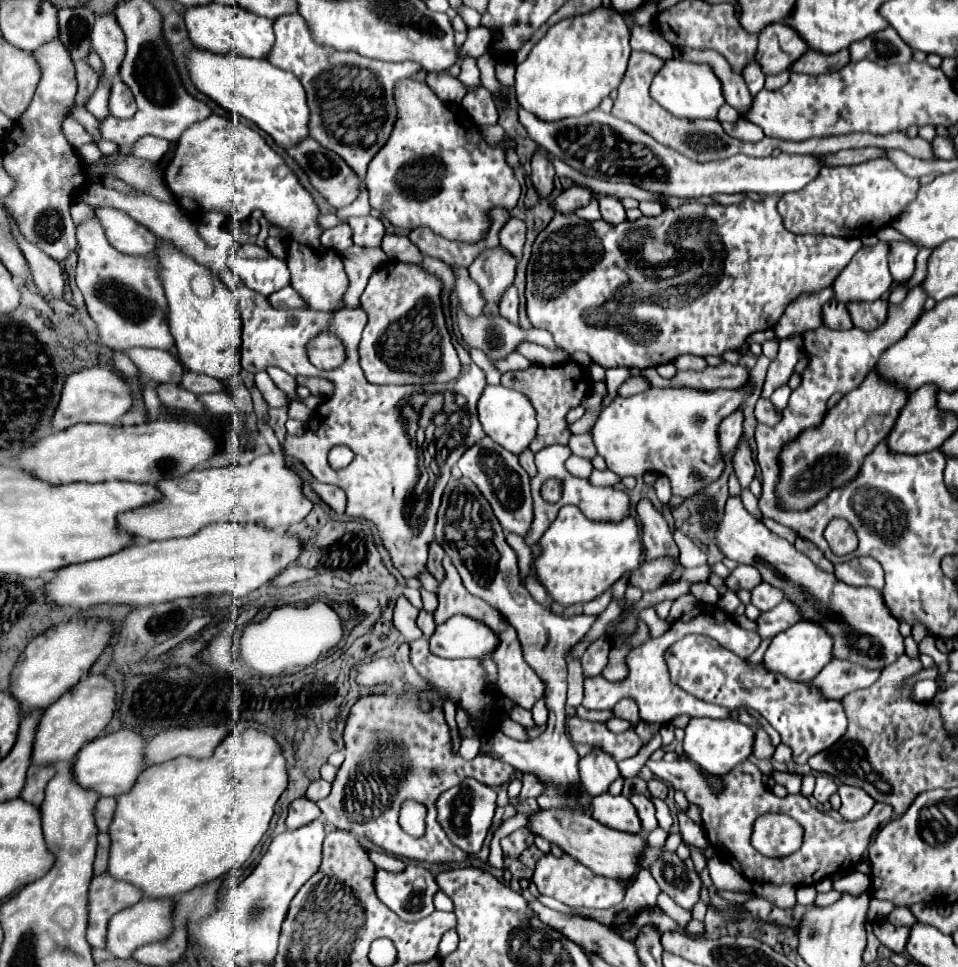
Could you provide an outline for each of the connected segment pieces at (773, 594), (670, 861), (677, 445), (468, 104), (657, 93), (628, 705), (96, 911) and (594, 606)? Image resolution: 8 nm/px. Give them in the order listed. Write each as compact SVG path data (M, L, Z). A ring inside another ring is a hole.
M760 582L754 590L752 590L752 604L760 610L772 610L776 604L782 602L782 592L778 588L772 588L768 582Z
M646 846L642 852L642 866L648 866L660 890L668 894L680 908L692 912L694 904L700 900L702 880L696 870L688 870L684 862L674 852L662 852L660 848Z
M752 380L736 390L700 392L692 388L648 388L628 398L616 394L590 434L608 470L620 478L640 478L644 472L666 474L672 484L672 494L688 498L688 484L692 492L698 492L722 474L724 460L718 452L716 428L722 418L742 408L750 394Z
M472 92L462 100L462 110L478 126L490 126L498 122L498 108L490 92Z
M666 60L664 68L654 76L650 86L652 98L664 106L670 114L688 120L718 120L718 110L724 106L724 94L718 76L712 72L708 64L694 64L684 60Z
M620 700L612 712L614 712L618 718L628 720L628 722L632 724L632 728L636 728L636 724L640 722L640 716L638 716L638 706L636 706L632 700Z
M110 874L96 876L90 882L86 940L94 948L104 948L108 920L116 914L116 894L132 894L132 884L112 880Z
M608 590L608 592L604 592L602 596L594 598L592 602L584 604L584 614L594 614L594 616L602 614L602 612L606 610L606 606L610 604L610 600L612 600L612 590Z

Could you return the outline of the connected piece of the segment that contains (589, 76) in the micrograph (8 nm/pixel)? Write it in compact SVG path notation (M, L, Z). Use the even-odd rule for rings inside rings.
M600 4L586 16L564 18L550 26L528 58L516 66L516 100L540 120L582 116L618 88L630 58L630 28L624 14Z

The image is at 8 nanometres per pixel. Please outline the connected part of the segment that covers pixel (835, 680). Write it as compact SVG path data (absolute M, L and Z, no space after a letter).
M832 660L822 668L822 672L810 682L822 696L830 700L842 700L846 694L872 686L880 676L880 670L868 670L864 666L852 664L848 660Z

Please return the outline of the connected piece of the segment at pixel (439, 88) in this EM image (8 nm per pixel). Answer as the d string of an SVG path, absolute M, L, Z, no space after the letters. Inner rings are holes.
M450 72L426 74L426 84L434 90L436 96L440 96L442 100L448 100L452 104L460 104L460 100L468 92L466 86L456 76L452 76Z

